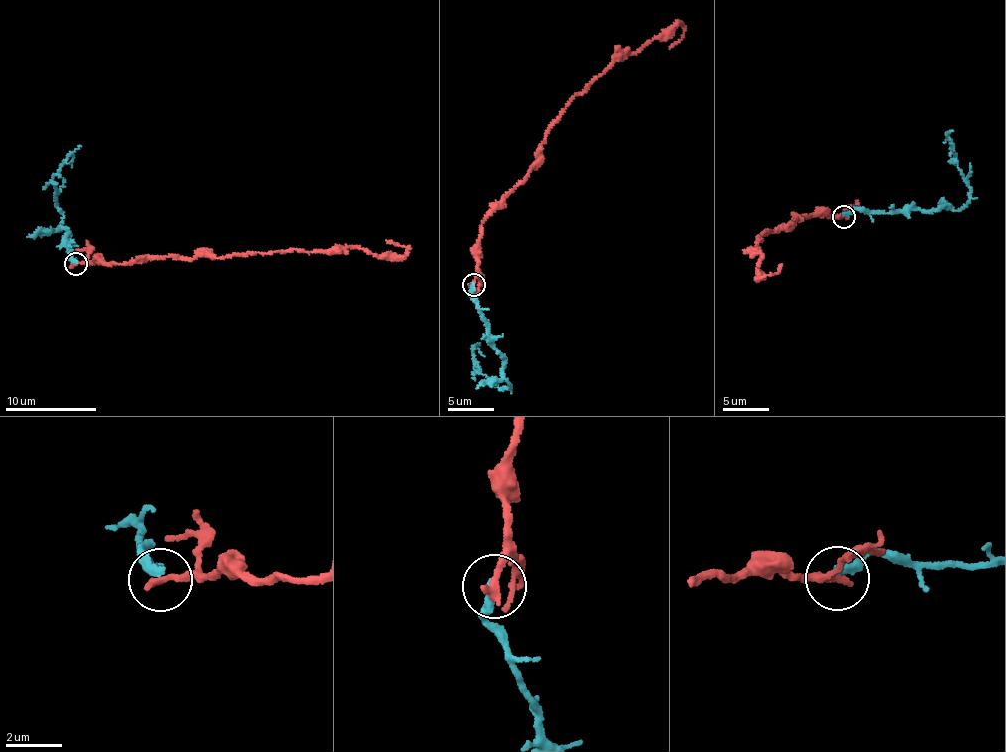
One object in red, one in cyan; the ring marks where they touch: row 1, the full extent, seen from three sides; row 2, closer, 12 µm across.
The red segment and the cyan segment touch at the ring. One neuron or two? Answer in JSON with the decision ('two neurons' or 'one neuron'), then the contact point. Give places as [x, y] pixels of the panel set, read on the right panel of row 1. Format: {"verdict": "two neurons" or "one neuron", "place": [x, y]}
{"verdict": "two neurons", "place": [843, 216]}

